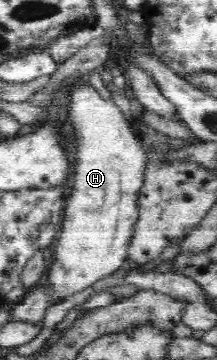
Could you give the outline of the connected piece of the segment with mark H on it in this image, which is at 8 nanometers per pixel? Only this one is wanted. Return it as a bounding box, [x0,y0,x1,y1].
[45,77,147,304]

